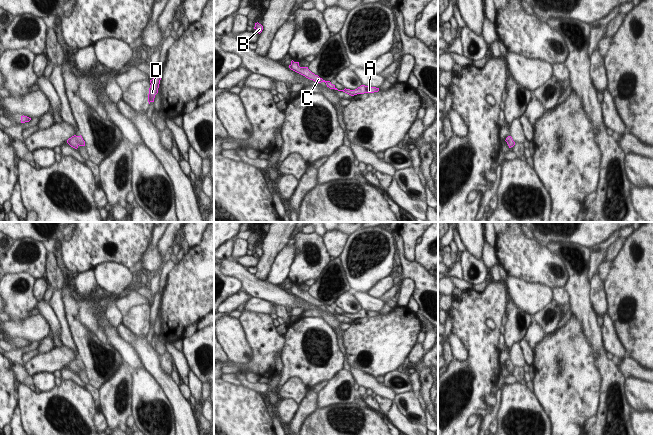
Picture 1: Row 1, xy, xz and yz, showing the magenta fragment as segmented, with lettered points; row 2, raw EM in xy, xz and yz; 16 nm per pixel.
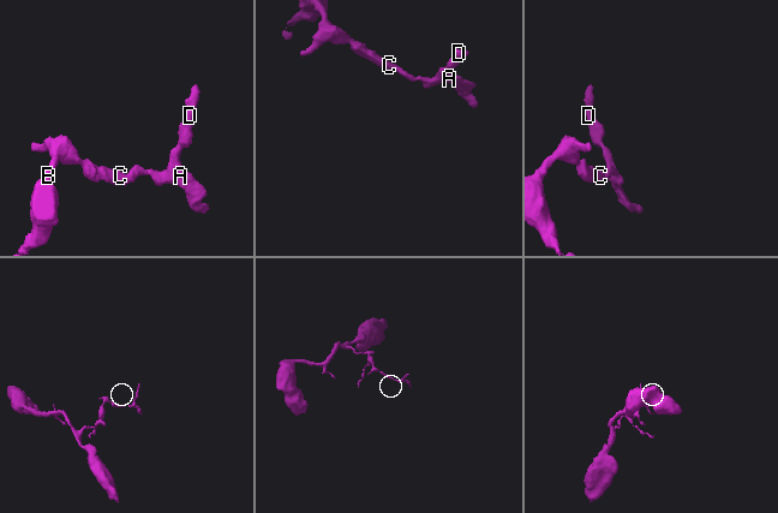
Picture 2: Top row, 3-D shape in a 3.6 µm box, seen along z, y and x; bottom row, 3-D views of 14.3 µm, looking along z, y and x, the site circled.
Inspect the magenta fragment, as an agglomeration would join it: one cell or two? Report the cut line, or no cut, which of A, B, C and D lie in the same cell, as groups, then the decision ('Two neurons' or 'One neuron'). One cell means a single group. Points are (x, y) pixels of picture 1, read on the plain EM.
No split. Groups: A B C D. One neuron

